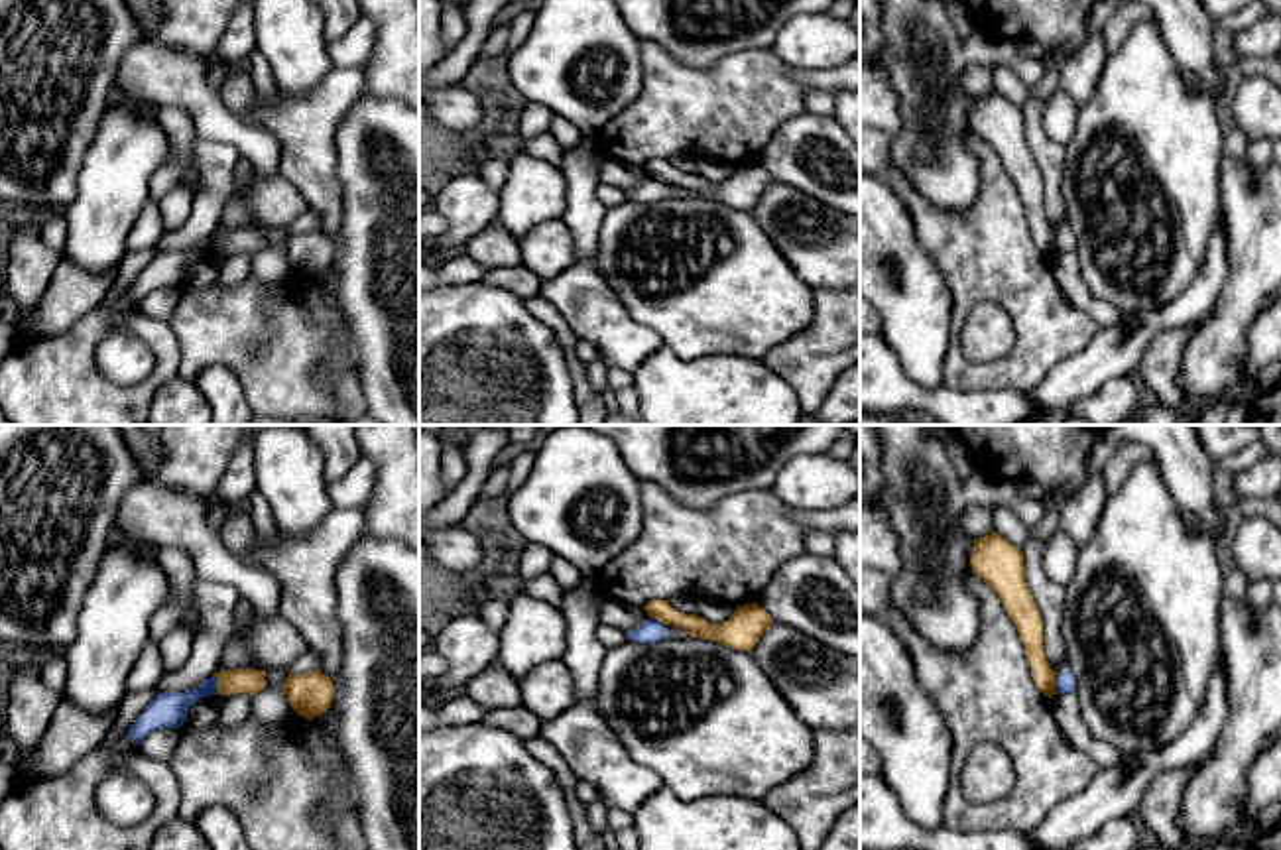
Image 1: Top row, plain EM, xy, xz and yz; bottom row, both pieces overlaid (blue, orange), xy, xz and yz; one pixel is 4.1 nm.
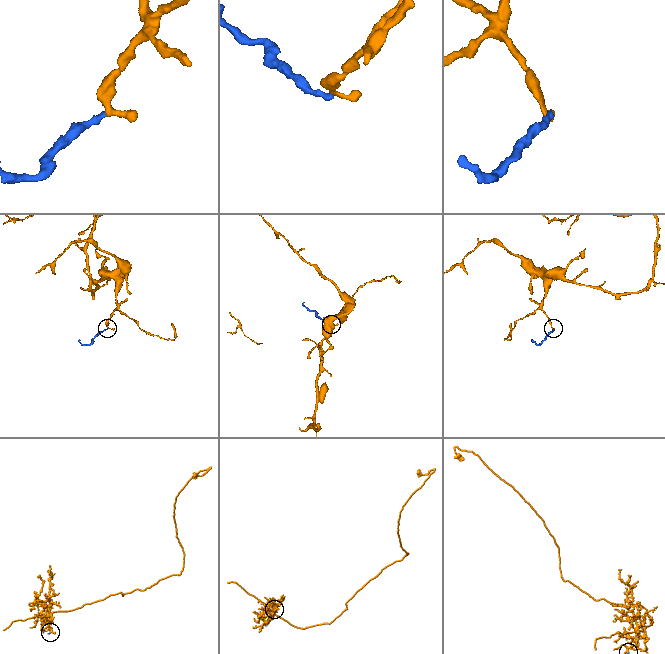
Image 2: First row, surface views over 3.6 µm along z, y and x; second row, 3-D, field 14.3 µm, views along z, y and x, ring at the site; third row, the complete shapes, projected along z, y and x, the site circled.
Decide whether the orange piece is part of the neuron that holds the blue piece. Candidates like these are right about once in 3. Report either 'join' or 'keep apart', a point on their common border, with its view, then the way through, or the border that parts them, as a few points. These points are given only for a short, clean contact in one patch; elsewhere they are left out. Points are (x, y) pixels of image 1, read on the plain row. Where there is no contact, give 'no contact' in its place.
keep apart; meets blue in xy at (215, 244); border along xy (213, 235), (215, 252)

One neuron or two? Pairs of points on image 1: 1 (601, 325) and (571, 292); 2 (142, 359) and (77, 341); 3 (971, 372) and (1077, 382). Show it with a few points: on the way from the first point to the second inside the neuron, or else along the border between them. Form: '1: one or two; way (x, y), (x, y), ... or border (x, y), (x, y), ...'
1: one; way (597, 317), (579, 300)
2: two; border (101, 303), (124, 321), (95, 364), (124, 386)
3: two; border (1083, 351), (1065, 357), (1028, 392)

